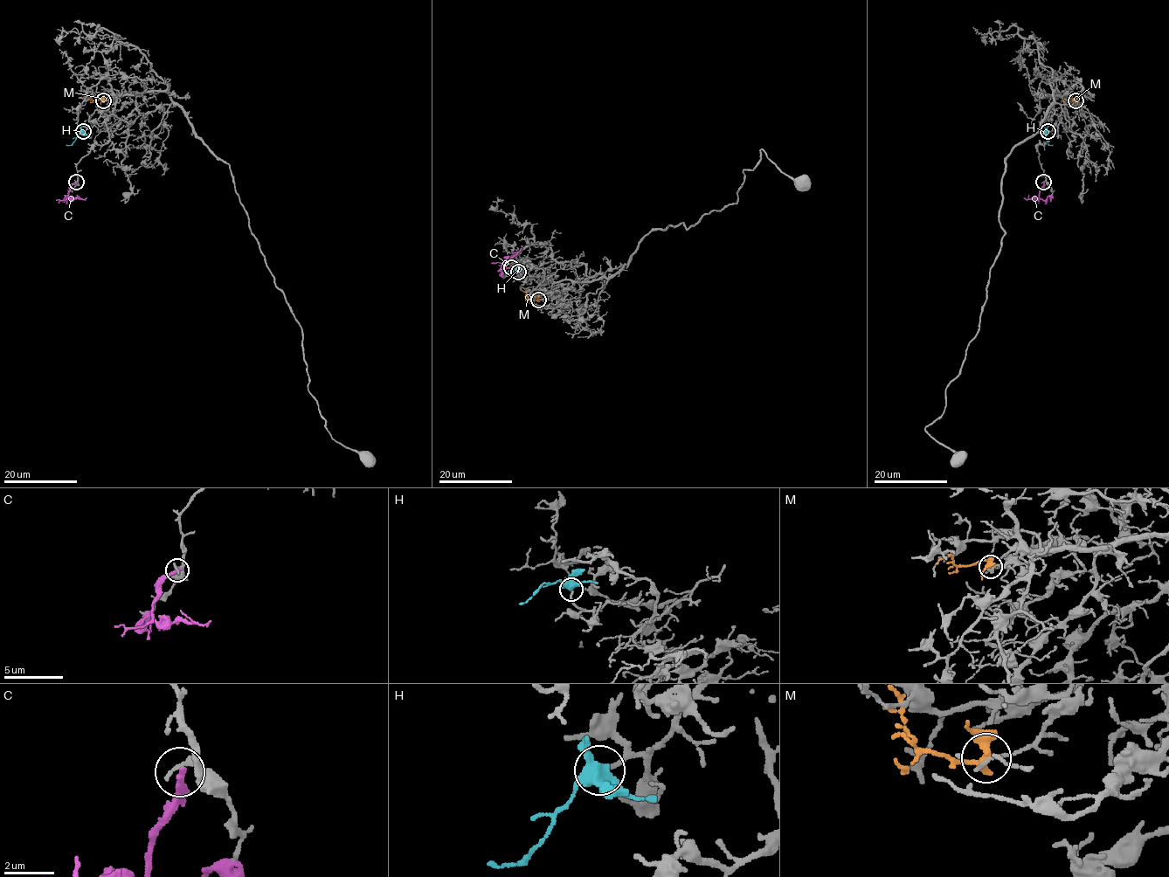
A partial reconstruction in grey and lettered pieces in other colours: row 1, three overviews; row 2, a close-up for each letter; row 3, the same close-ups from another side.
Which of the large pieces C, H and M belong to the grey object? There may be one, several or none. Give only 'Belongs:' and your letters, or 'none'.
Belongs: H

